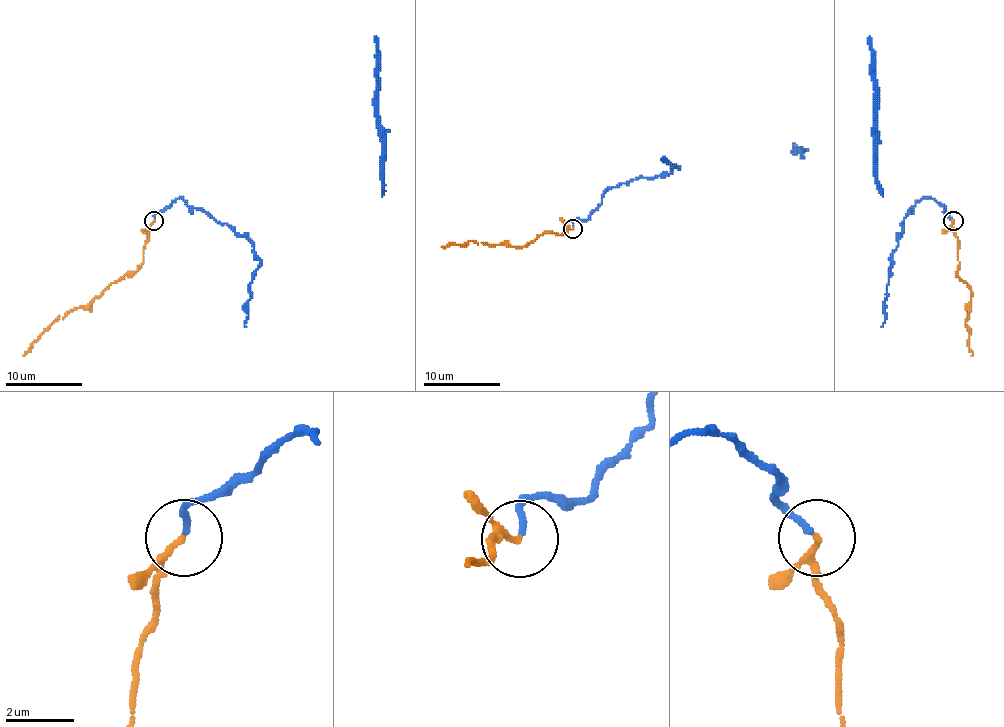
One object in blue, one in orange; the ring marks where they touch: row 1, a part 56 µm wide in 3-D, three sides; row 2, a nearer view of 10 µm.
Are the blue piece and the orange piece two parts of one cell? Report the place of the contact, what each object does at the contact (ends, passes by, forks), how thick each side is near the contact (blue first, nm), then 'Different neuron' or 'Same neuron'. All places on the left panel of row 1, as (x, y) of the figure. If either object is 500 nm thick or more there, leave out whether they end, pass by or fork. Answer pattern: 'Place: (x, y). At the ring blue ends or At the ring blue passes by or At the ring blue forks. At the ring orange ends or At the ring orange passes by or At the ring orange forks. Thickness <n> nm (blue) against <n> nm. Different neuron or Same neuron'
Place: (154, 221). At the ring blue ends. At the ring orange passes by. Thickness 160 nm (blue) against 140 nm. Same neuron

